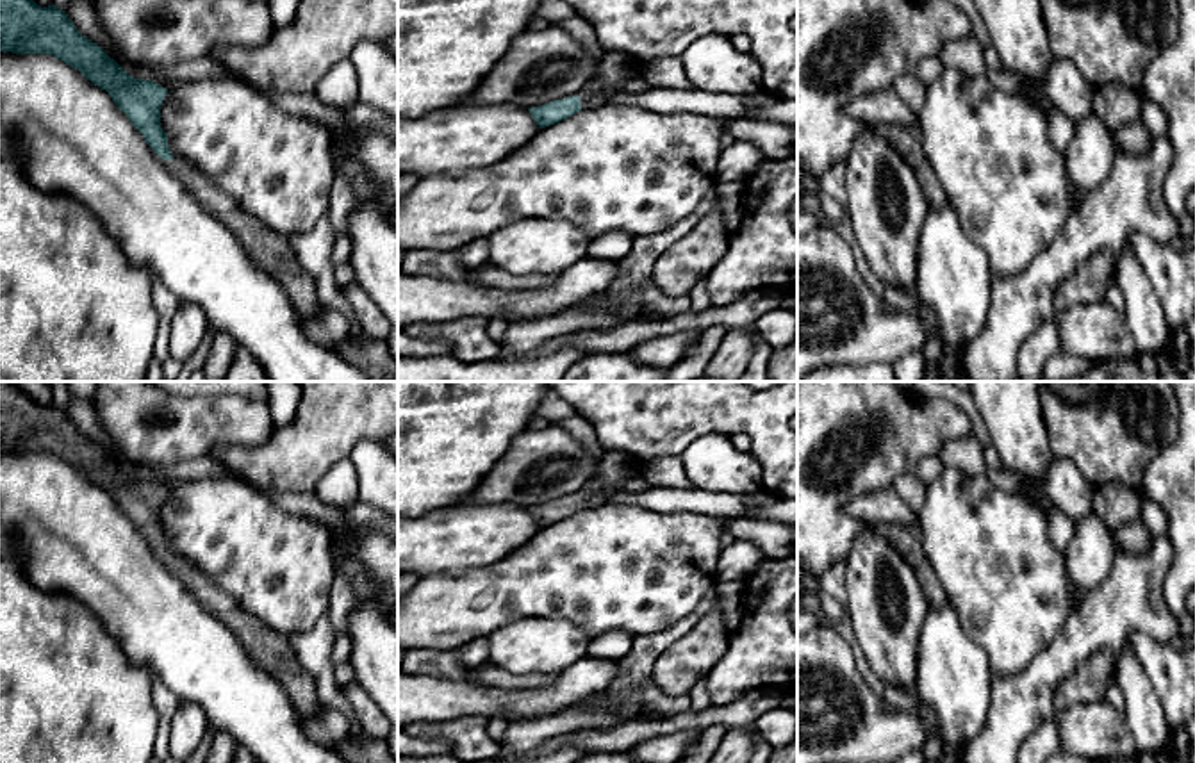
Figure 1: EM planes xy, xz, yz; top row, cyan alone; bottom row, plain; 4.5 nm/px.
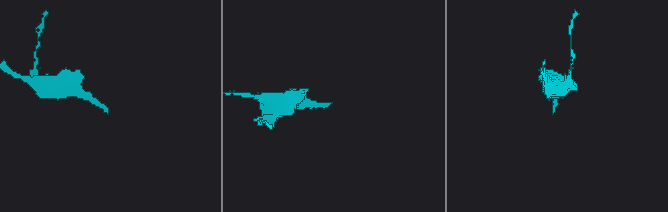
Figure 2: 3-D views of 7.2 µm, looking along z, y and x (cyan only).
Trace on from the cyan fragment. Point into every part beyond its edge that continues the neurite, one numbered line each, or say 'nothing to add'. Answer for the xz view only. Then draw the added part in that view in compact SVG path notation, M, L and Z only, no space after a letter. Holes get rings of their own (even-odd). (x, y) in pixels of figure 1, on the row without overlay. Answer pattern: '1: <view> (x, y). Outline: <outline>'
1: xz (616, 467). Outline: M605 451L598 474L578 492L581 510L605 505L608 494L622 490L624 483L640 474L640 462L626 453Z

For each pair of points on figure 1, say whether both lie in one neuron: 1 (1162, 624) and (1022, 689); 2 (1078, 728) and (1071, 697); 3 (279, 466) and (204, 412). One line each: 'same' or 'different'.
1: same
2: different
3: different

